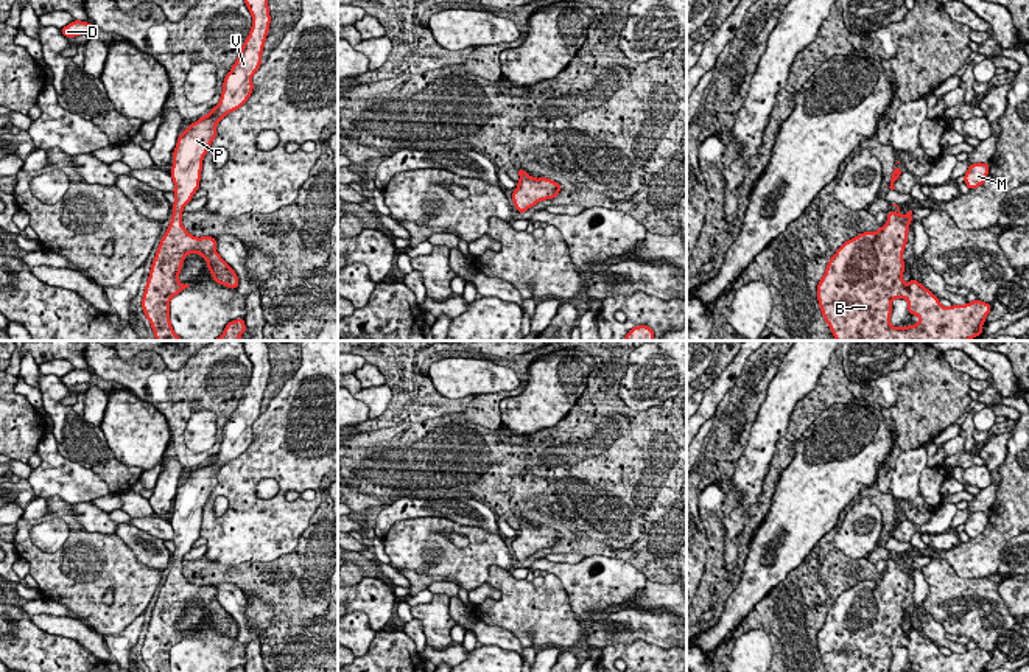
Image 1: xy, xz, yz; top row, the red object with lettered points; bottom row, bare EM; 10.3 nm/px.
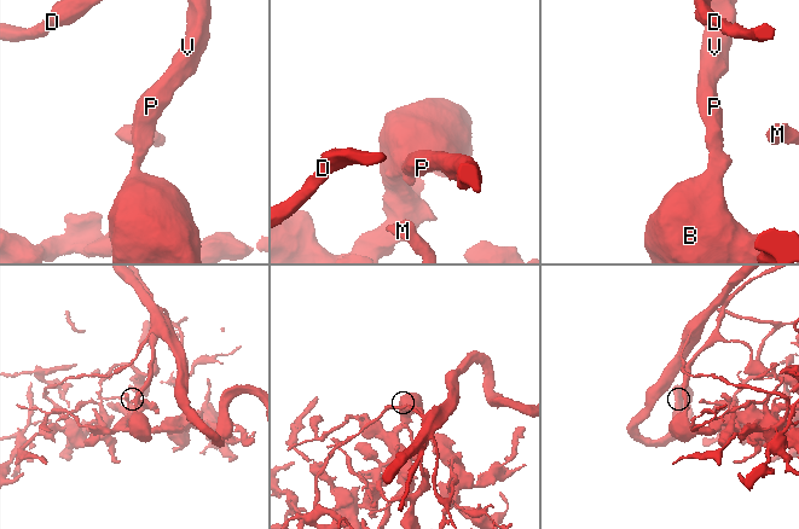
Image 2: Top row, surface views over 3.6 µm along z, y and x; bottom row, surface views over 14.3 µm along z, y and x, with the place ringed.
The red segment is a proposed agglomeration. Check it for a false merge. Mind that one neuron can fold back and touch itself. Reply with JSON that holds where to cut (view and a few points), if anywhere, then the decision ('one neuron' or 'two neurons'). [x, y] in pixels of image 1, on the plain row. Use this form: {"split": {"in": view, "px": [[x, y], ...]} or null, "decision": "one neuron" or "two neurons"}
{"split": null, "decision": "one neuron"}

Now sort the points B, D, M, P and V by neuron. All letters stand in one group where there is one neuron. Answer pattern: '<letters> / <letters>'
B D M P V

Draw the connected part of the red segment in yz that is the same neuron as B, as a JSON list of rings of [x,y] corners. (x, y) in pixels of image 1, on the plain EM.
[[[897,552],[897,562],[890,558],[887,562],[887,569],[883,576],[876,580],[862,580],[858,585],[845,590],[836,599],[836,602],[830,607],[825,622],[822,624],[820,630],[817,632],[817,649],[822,660],[822,666],[827,672],[890,672],[892,663],[892,650],[895,647],[906,647],[908,649],[908,661],[912,664],[918,664],[918,672],[985,672],[985,666],[992,658],[992,653],[973,649],[965,653],[951,653],[945,656],[939,646],[936,646],[929,638],[926,638],[922,632],[915,627],[911,627],[909,632],[903,630],[904,621],[904,608],[903,600],[908,593],[908,580],[912,571],[912,560],[909,558],[906,563],[900,562]]]

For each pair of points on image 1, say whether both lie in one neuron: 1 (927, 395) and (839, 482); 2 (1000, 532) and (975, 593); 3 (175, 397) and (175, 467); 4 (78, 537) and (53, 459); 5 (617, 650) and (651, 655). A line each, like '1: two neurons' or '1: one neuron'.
1: two neurons
2: two neurons
3: two neurons
4: two neurons
5: one neuron

